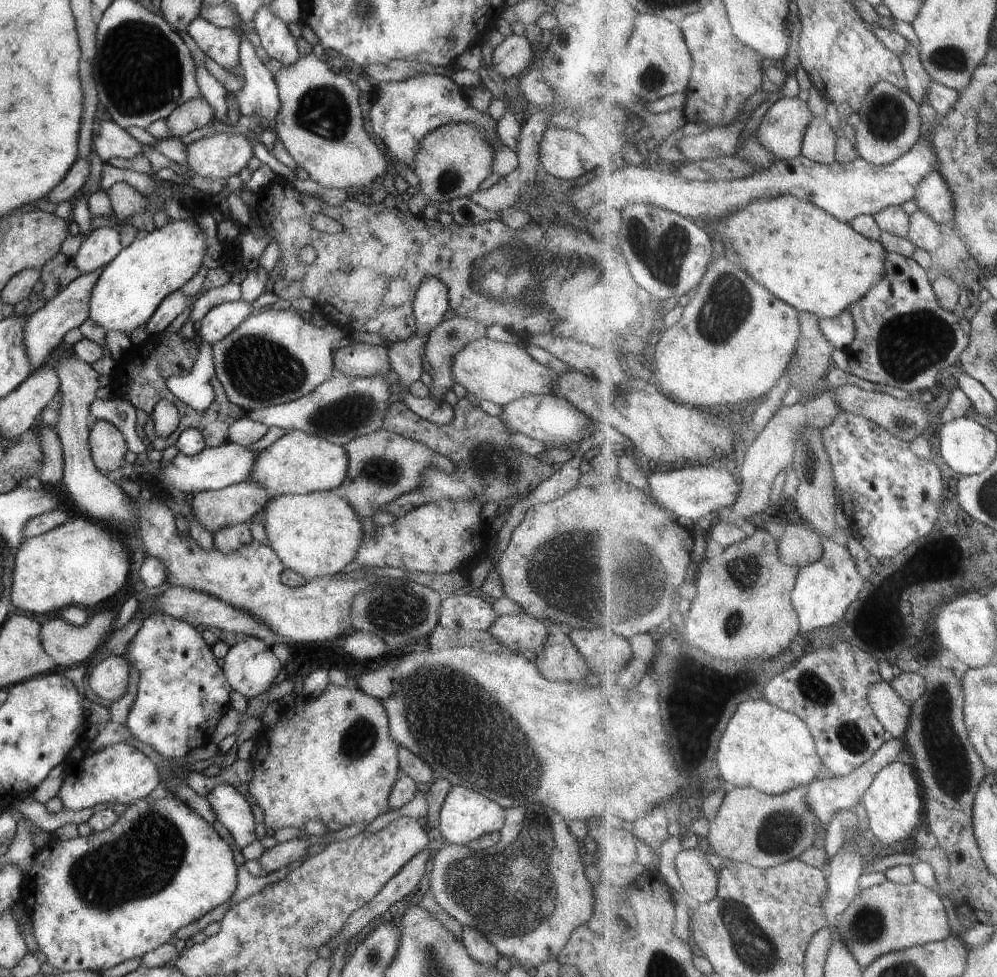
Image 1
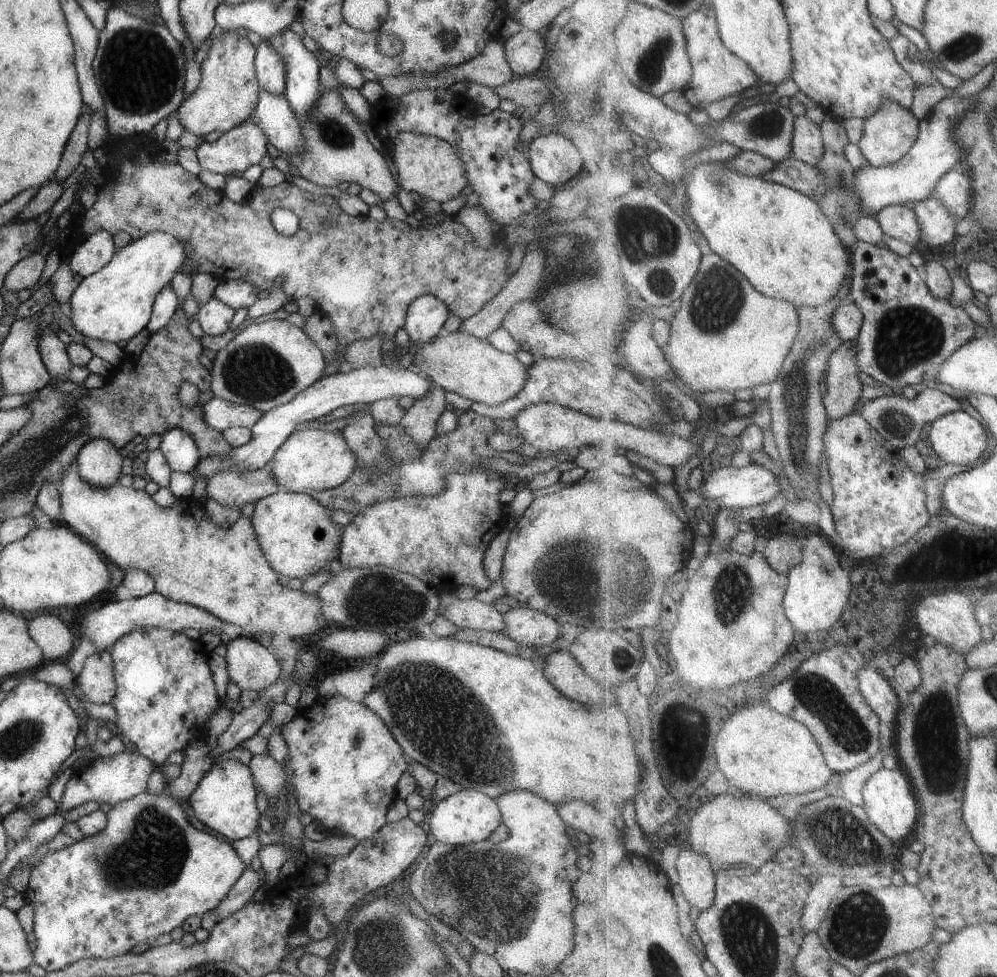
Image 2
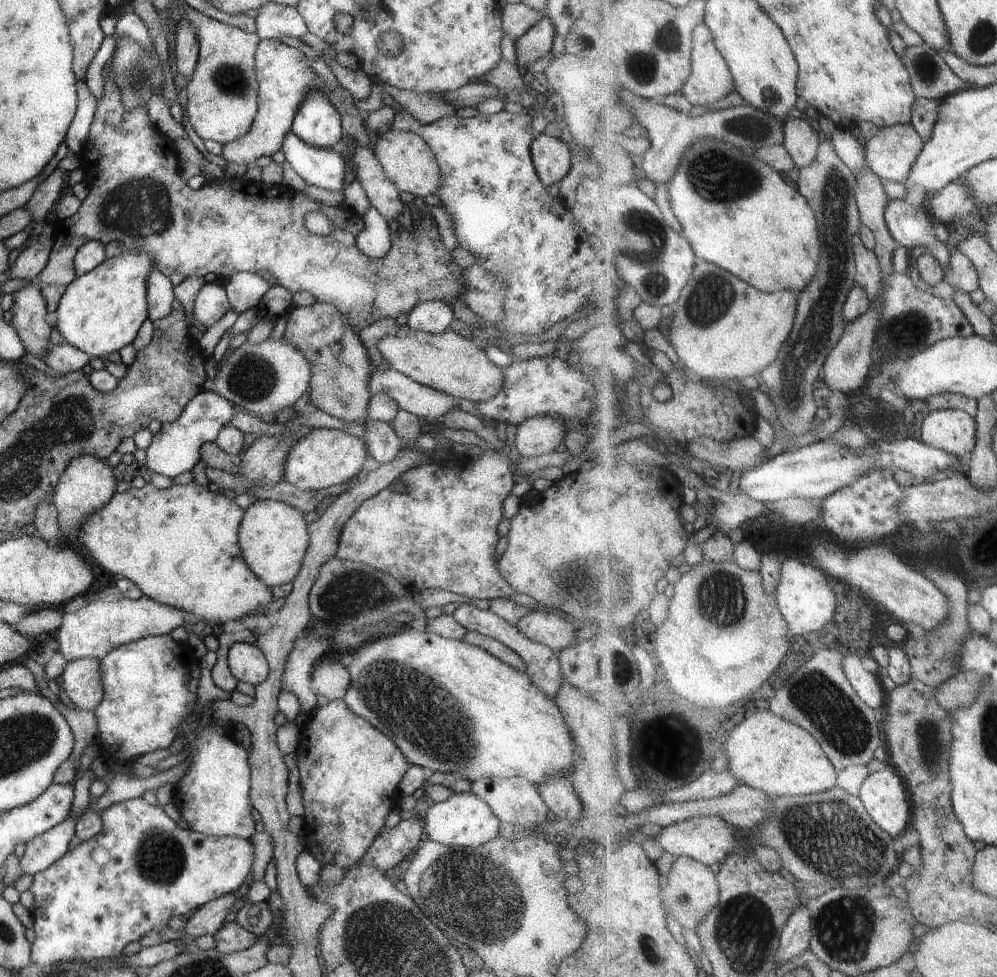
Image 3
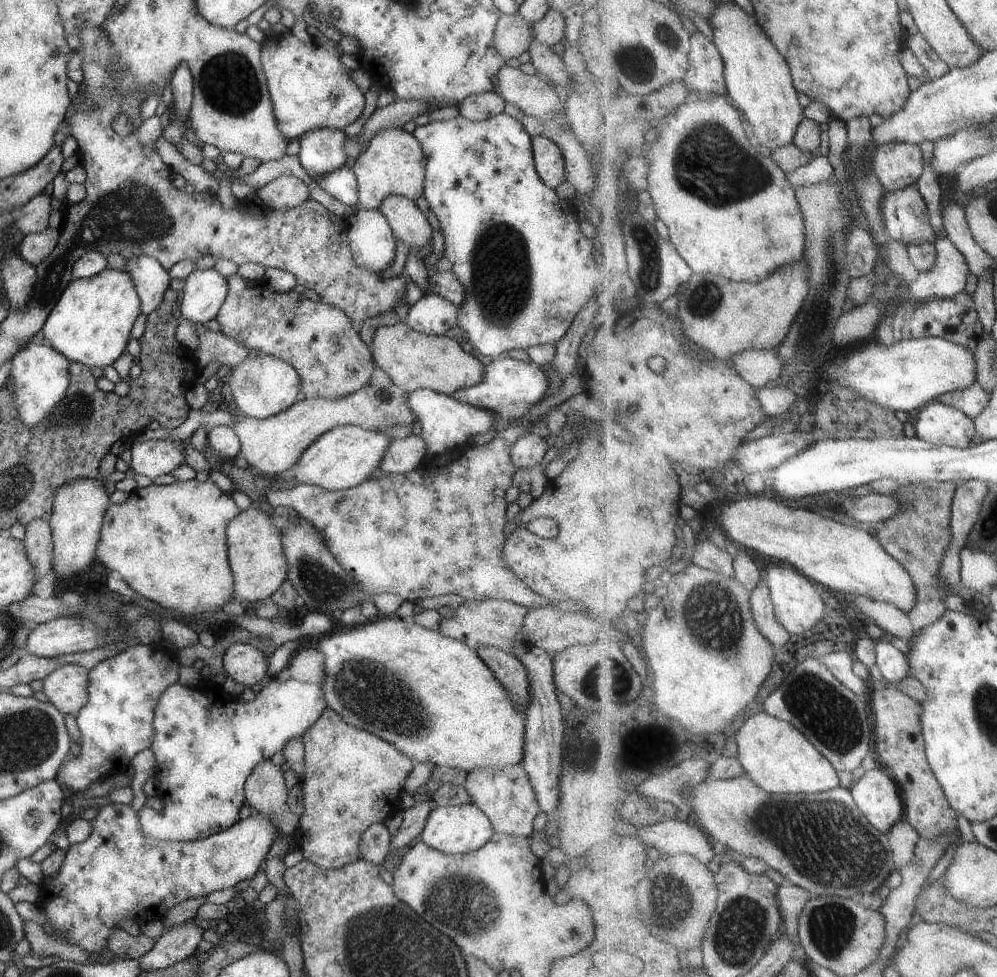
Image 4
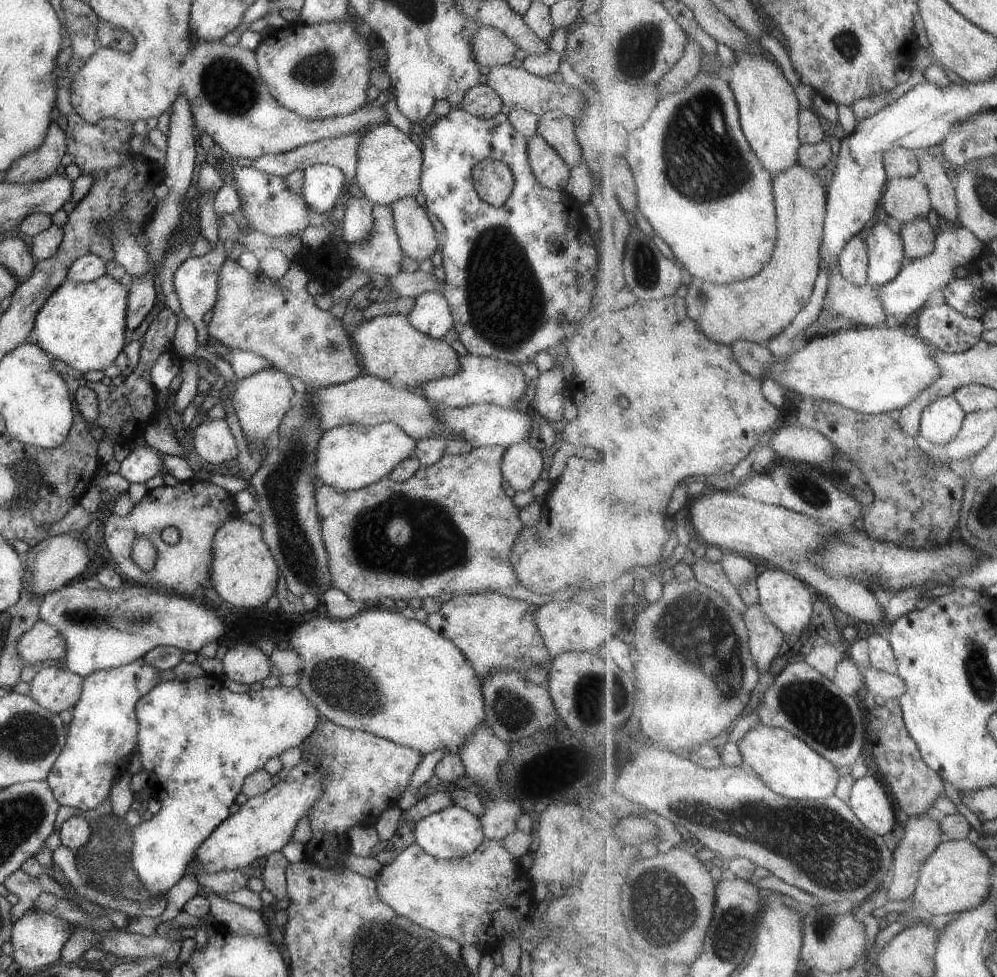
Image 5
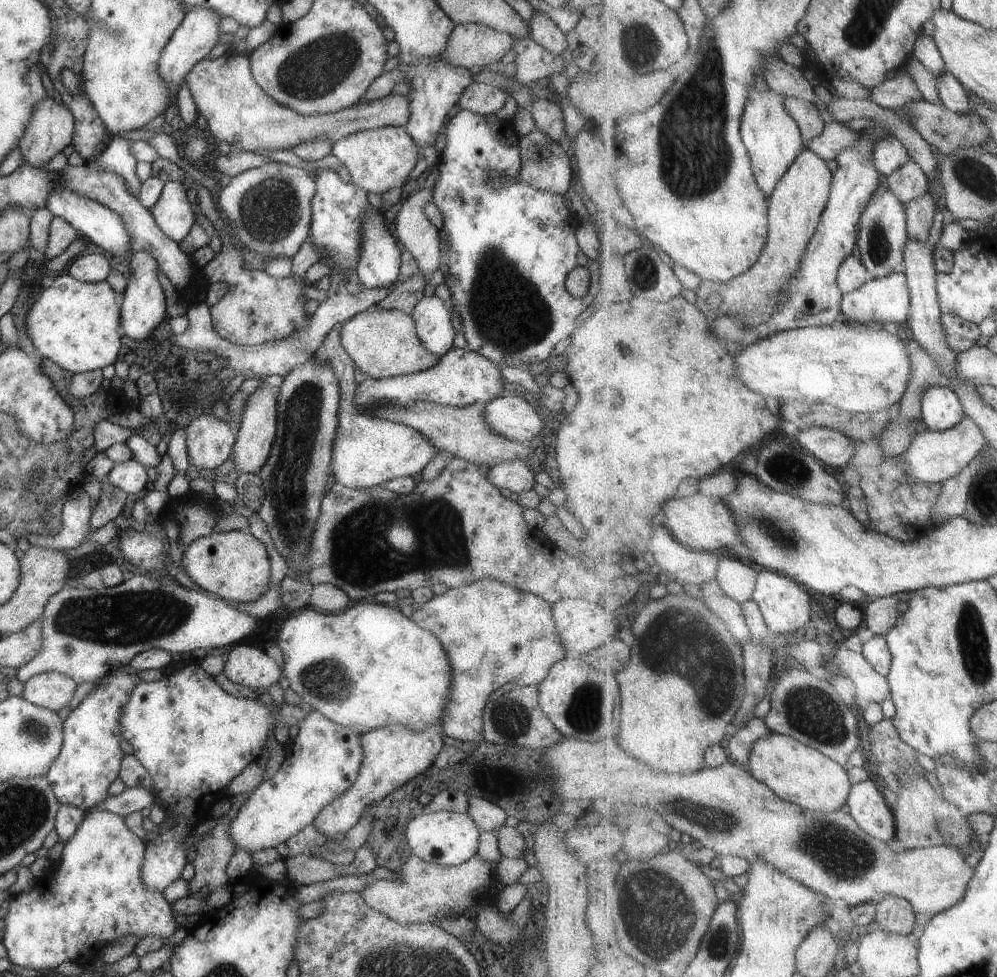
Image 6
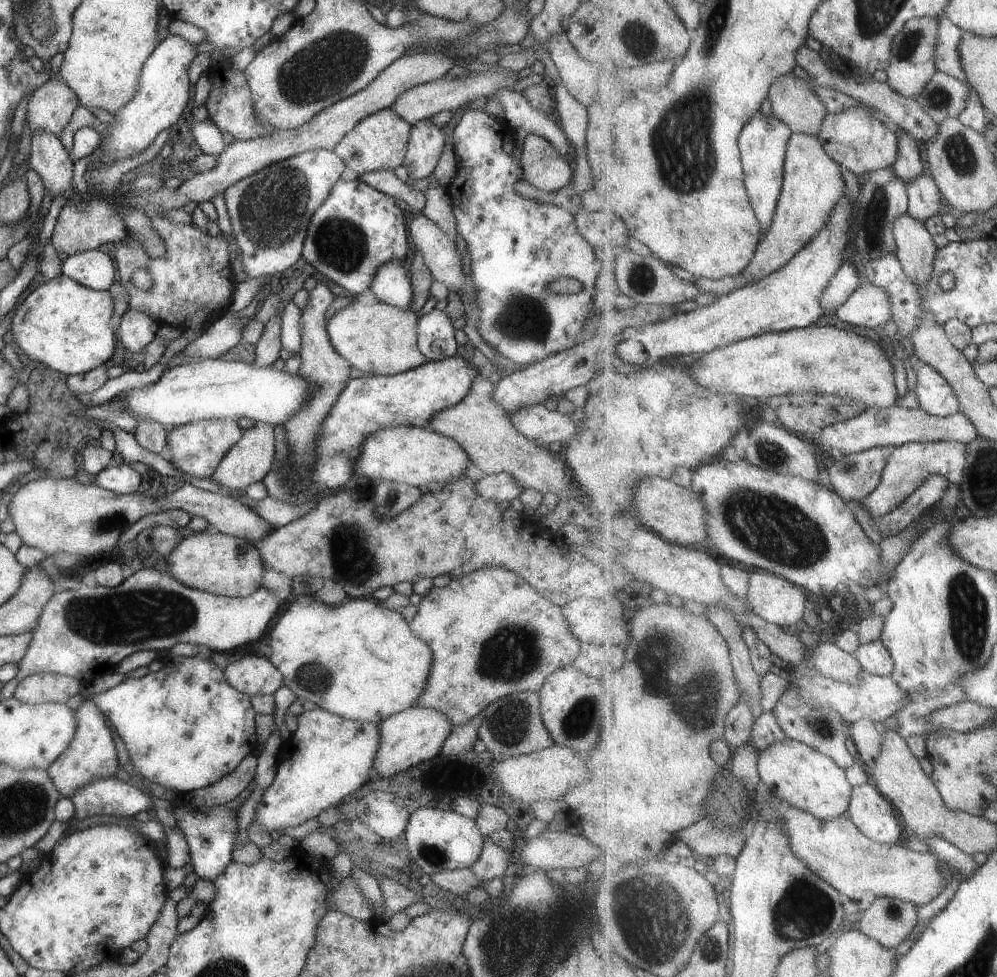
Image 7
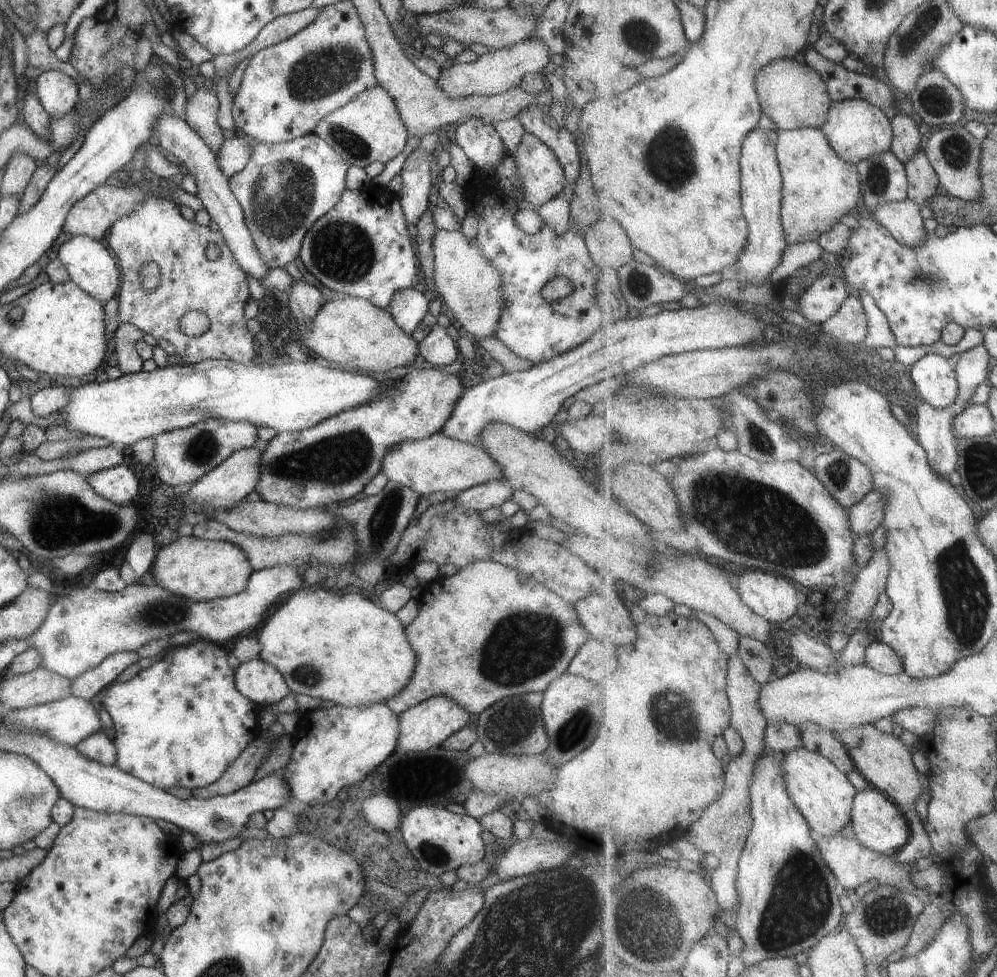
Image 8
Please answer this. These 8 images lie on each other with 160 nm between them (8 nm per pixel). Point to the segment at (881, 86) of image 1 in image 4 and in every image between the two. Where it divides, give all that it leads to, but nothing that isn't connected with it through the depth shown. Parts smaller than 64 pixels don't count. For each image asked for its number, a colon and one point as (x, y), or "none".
2: (889, 133)
3: (891, 153)
4: (898, 165)

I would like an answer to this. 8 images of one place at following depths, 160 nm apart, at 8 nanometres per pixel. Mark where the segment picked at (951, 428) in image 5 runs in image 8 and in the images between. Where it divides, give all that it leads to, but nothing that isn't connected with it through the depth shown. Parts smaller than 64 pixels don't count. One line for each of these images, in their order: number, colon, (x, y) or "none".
6: (942, 410)
7: (935, 394)
8: (935, 378)

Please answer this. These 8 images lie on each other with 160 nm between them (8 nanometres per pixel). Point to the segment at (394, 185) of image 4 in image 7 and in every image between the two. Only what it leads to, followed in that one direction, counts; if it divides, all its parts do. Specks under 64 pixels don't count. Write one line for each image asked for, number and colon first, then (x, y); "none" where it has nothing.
5: (388, 163)
6: (380, 159)
7: (378, 141)

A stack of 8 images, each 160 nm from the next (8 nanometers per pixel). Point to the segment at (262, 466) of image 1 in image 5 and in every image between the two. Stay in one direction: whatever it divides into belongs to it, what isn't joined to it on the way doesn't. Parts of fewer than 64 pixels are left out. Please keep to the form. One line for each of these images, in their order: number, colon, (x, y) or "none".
2: (311, 460)
3: (322, 457)
4: (343, 456)
5: (349, 456)

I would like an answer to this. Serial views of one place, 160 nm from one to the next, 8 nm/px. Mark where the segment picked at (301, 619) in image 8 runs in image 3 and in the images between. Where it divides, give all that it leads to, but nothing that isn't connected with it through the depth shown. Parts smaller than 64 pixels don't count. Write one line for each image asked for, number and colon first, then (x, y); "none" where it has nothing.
3: (423, 691)
4: (430, 696)
5: (379, 672)
6: (367, 665)
7: (358, 660)

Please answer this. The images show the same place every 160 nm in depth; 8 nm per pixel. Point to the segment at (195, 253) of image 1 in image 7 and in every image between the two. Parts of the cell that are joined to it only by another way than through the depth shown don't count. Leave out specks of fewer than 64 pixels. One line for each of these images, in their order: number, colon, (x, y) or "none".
2: (114, 303)
3: (100, 311)
4: (90, 323)
5: (81, 324)
6: (74, 324)
7: (63, 325)

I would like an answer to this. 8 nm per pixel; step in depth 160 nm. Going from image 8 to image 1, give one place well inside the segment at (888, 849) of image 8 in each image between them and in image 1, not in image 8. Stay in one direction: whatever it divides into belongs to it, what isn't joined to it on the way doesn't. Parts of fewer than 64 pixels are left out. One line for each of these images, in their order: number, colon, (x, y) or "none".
1: (894, 804)
2: (889, 801)
3: (883, 793)
4: (877, 795)
5: (870, 802)
6: (866, 803)
7: (876, 818)

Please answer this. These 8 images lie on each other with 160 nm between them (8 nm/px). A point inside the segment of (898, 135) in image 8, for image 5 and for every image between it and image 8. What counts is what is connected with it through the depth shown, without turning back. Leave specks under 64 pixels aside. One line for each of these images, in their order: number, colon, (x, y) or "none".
5: (906, 199)
6: (909, 183)
7: (909, 167)

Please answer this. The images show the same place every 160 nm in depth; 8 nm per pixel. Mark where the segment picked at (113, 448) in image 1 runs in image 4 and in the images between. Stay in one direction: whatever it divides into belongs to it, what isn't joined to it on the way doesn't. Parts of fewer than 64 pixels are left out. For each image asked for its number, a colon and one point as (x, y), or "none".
2: (99, 463)
3: (86, 483)
4: (78, 506)

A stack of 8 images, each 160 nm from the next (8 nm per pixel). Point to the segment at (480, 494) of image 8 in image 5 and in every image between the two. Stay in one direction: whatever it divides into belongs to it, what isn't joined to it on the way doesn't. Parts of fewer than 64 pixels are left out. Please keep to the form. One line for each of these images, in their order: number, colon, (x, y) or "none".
5: (520, 466)
6: (515, 476)
7: (499, 486)

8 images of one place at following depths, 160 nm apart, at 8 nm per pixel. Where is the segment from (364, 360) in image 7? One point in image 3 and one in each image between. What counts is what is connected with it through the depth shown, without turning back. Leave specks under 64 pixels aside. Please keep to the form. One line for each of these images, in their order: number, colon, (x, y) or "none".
3: (449, 363)
4: (412, 360)
5: (389, 348)
6: (382, 342)

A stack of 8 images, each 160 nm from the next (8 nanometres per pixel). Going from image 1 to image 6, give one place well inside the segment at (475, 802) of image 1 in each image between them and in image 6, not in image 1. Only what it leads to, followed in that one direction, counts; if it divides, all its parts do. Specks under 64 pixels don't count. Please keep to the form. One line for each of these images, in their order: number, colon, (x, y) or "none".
2: (466, 816)
3: (463, 820)
4: (459, 829)
5: (452, 832)
6: (446, 838)

